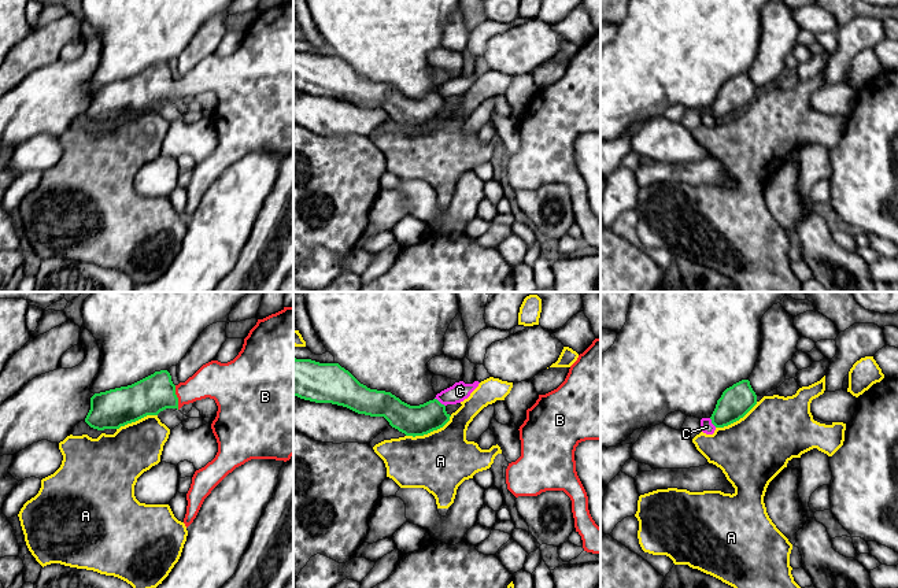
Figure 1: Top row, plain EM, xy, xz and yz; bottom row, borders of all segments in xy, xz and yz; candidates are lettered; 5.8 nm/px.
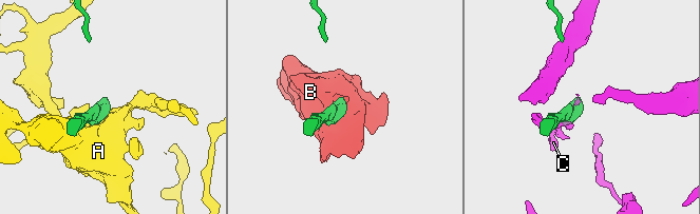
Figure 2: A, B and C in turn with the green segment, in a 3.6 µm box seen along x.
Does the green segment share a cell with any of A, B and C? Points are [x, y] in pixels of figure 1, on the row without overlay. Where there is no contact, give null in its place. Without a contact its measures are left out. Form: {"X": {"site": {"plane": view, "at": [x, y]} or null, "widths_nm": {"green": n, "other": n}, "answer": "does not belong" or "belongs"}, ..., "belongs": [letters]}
{"A": {"site": {"plane": "xz", "at": [429, 125]}, "widths_nm": {"green": 180, "other": 360}, "answer": "does not belong"}, "B": {"site": {"plane": "xy", "at": [177, 91]}, "widths_nm": {"green": 220, "other": 220}, "answer": "belongs"}, "C": {"site": {"plane": "xz", "at": [439, 95]}, "widths_nm": {"green": 180, "other": 110}, "answer": "does not belong"}, "belongs": ["B"]}

